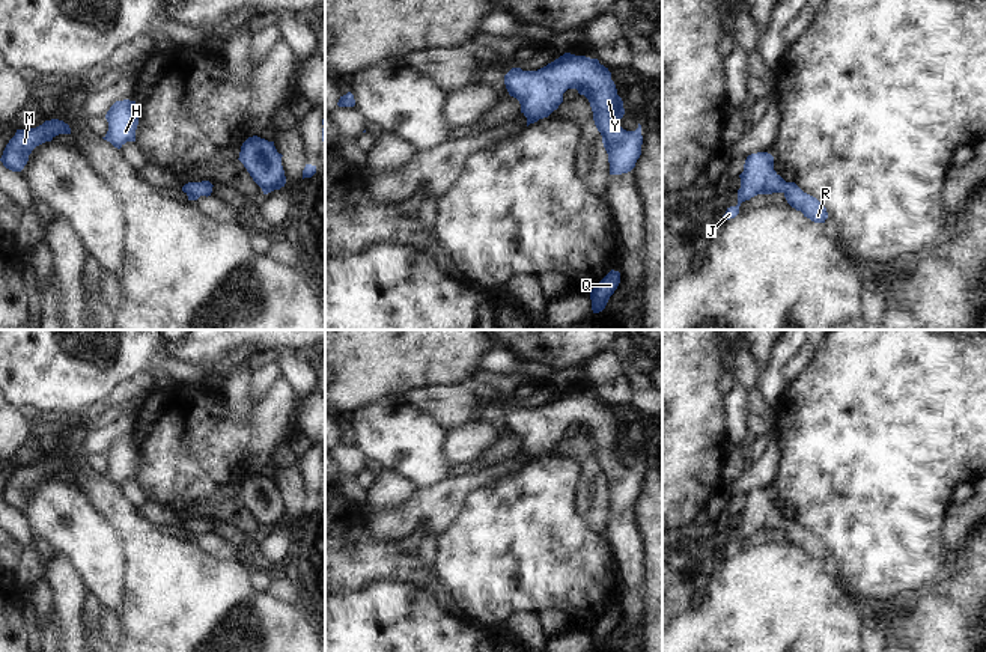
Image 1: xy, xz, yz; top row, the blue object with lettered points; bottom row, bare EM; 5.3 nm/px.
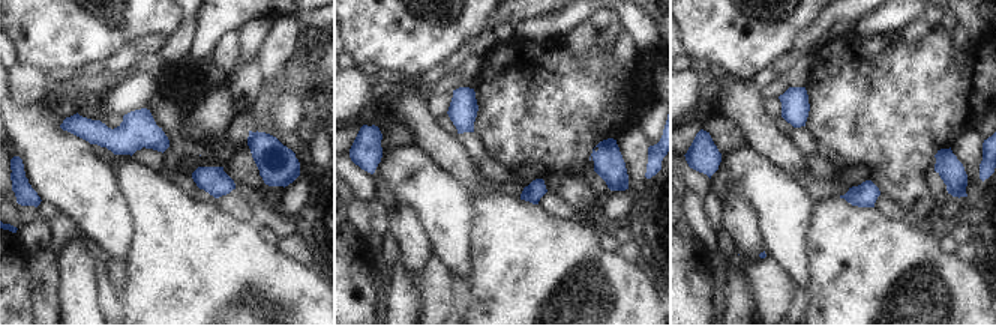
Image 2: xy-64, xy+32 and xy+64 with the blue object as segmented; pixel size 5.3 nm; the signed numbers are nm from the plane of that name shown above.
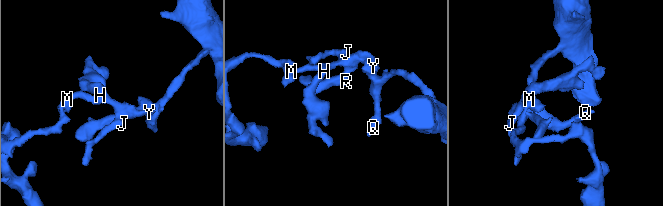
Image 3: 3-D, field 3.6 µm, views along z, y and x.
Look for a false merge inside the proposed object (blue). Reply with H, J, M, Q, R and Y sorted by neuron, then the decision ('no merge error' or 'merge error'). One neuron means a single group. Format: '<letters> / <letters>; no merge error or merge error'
H J M Q R Y; no merge error

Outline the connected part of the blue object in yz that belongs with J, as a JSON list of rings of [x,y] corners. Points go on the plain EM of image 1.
[[[768,489],[748,492],[739,515],[738,542],[727,545],[723,553],[726,557],[735,556],[739,551],[742,539],[757,532],[772,530],[783,530],[792,545],[801,548],[804,554],[814,560],[825,560],[828,556],[826,545],[816,535],[804,530],[795,519],[786,519],[774,507],[774,494]]]

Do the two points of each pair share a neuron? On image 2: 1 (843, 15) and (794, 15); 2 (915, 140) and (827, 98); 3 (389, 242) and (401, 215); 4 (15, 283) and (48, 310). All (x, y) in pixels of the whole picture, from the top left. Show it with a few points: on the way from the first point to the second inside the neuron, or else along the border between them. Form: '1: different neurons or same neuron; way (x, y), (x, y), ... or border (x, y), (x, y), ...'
1: different neurons; border (818, 15), (792, 41)
2: same neuron; way (893, 117), (872, 98), (849, 98)
3: different neurons; border (389, 233), (396, 244), (399, 259)
4: different neurons; border (26, 265), (32, 307), (35, 310)

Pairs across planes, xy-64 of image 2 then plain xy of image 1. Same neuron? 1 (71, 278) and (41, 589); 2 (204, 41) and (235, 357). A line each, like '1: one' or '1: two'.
1: two
2: two

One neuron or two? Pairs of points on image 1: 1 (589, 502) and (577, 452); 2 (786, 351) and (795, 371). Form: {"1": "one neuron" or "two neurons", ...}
{"1": "one neuron", "2": "two neurons"}

